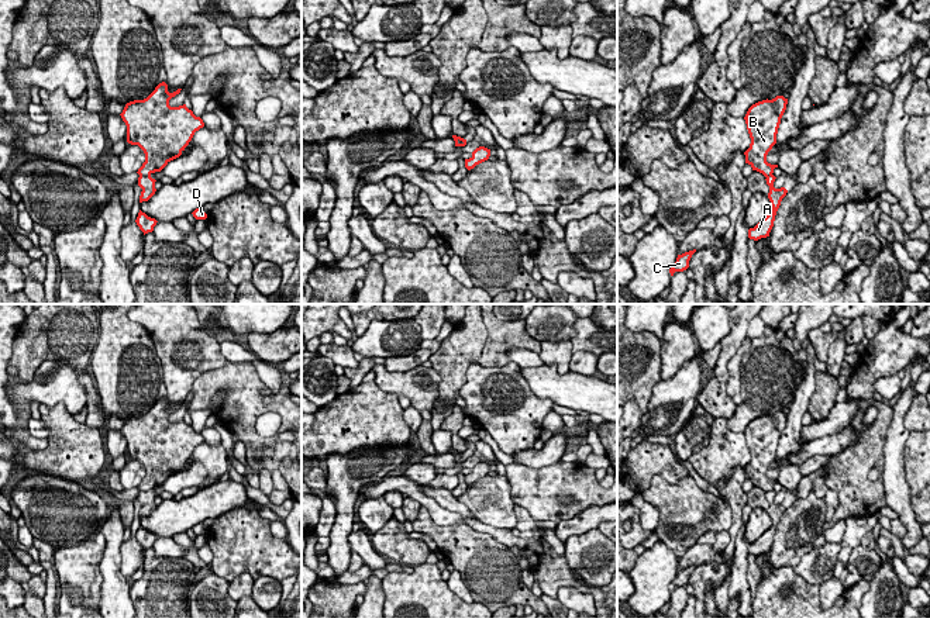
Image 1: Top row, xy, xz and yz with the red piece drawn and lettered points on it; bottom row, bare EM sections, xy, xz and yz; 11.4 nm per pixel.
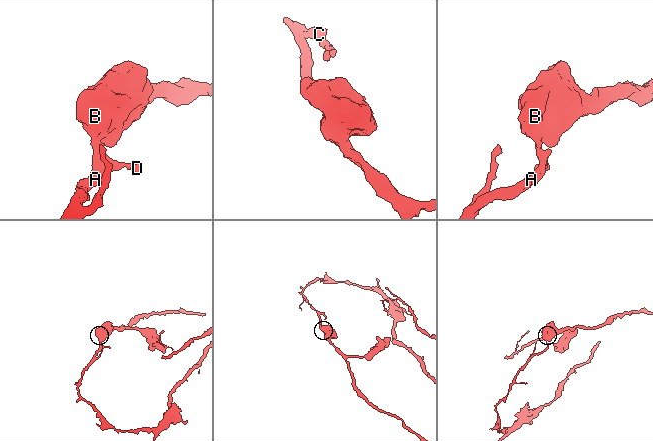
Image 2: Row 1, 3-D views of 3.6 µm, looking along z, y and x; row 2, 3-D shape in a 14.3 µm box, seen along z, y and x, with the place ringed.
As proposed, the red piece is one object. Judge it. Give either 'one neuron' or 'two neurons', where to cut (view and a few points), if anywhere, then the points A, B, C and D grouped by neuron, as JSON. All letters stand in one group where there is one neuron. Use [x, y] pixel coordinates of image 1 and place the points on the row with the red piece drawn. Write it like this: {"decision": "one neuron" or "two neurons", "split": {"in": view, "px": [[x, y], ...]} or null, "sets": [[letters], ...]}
{"decision": "two neurons", "split": {"in": "xy", "px": [[150, 173], [140, 176]]}, "sets": [["A", "C", "D"], ["B"]]}

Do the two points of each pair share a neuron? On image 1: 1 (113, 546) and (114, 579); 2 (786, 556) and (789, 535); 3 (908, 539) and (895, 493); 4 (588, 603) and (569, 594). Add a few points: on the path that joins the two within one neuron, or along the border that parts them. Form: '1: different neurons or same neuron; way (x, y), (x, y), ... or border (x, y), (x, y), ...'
1: same neuron; way (113, 555), (113, 570)
2: same neuron; way (786, 551), (789, 541)
3: same neuron; way (910, 528), (908, 515), (901, 504)
4: same neuron; way (584, 603), (574, 598)

